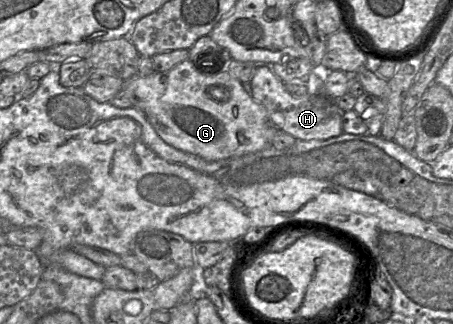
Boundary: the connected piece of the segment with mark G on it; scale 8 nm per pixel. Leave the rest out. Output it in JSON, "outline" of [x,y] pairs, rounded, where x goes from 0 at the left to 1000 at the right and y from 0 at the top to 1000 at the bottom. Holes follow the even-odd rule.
{"outline":[[[417,179],[369,222],[338,222],[327,235],[296,235],[276,250],[274,278],[285,278],[298,302],[298,333],[318,349],[344,410],[375,451],[470,500],[528,485],[576,466],[600,441],[603,392],[581,324],[563,312],[536,272],[534,256],[510,225],[499,198],[475,191],[466,219],[444,219]],[[481,269],[499,284],[494,306],[472,302],[461,275]]]}

